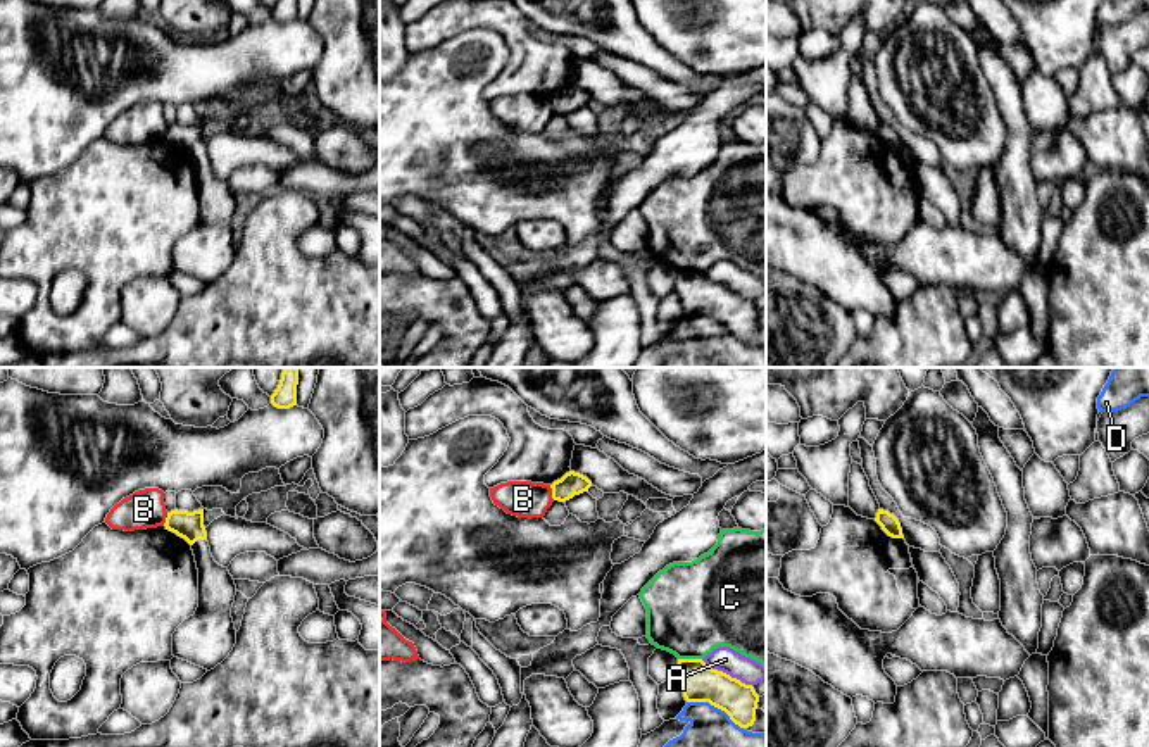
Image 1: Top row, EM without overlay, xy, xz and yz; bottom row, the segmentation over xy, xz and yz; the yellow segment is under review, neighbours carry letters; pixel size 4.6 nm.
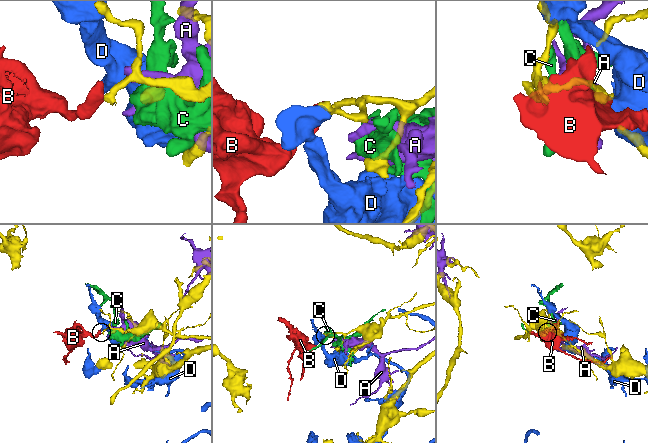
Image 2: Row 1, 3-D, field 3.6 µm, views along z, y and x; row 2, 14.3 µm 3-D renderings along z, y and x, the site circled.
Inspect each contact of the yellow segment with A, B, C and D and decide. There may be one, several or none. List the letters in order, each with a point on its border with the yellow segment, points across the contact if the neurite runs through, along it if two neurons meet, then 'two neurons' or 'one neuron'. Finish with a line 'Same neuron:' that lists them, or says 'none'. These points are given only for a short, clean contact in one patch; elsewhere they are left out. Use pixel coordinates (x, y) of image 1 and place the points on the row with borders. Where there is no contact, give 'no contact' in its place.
A: xz (725, 673) | two neurons
B: xz (552, 492) | along xz (549, 485), (554, 499) | two neurons
C: xz (690, 659) | two neurons
D: xz (715, 706) | two neurons
Same neuron: none

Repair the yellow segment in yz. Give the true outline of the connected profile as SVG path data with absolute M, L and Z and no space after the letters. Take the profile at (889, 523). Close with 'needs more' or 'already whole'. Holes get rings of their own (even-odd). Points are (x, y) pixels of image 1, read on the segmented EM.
M878 509L875 521L892 538L904 538L899 519L888 511Z; already whole

